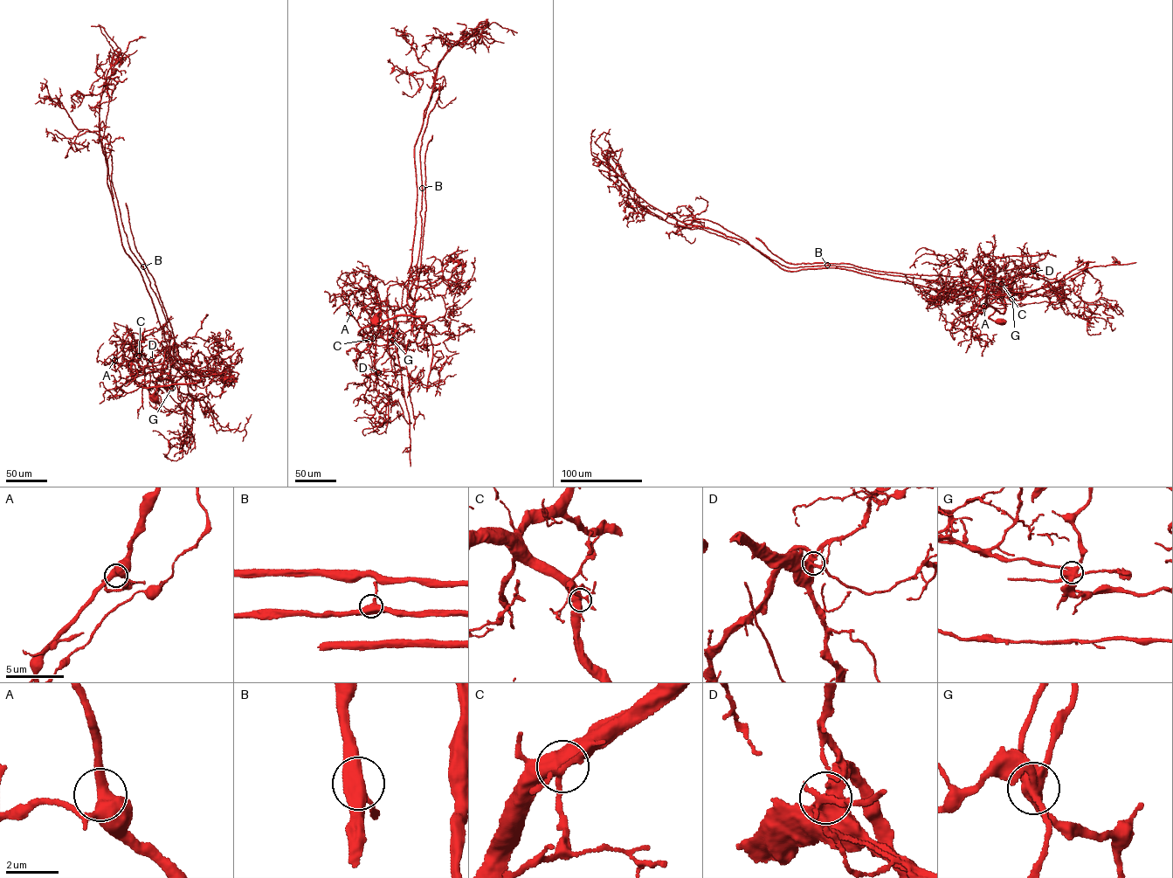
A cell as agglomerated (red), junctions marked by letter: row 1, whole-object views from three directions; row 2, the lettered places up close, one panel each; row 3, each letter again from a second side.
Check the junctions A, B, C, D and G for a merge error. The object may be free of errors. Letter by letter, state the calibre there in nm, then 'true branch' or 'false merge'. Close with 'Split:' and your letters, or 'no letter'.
A: 440 nm | true branch
B: 480 nm | true branch
C: 440 nm | true branch
D: 480 nm | true branch
G: 550 nm | false merge
Split: G

